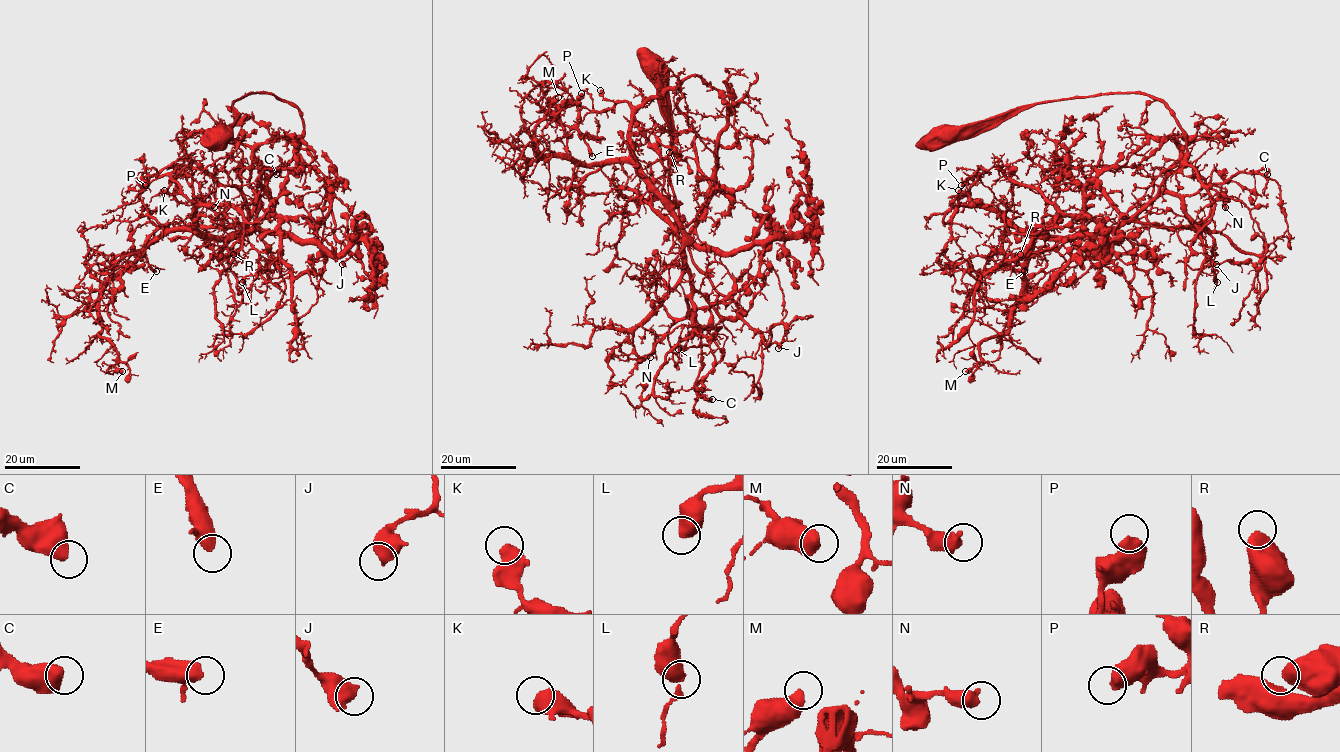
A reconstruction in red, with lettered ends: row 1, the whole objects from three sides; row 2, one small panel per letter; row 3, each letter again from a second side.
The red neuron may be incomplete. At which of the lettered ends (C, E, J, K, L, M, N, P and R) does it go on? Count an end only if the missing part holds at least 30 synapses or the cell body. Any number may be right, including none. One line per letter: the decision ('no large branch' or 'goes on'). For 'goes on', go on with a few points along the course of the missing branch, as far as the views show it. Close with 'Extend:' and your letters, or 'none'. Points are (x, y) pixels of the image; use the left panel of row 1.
C: no large branch
E: goes on; missing branch runs (156, 271), (160, 265), (158, 280), (144, 288), (132, 303), (132, 319), (138, 329)
J: no large branch
K: no large branch
L: no large branch
M: no large branch
N: no large branch
P: no large branch
R: no large branch
Extend: E

